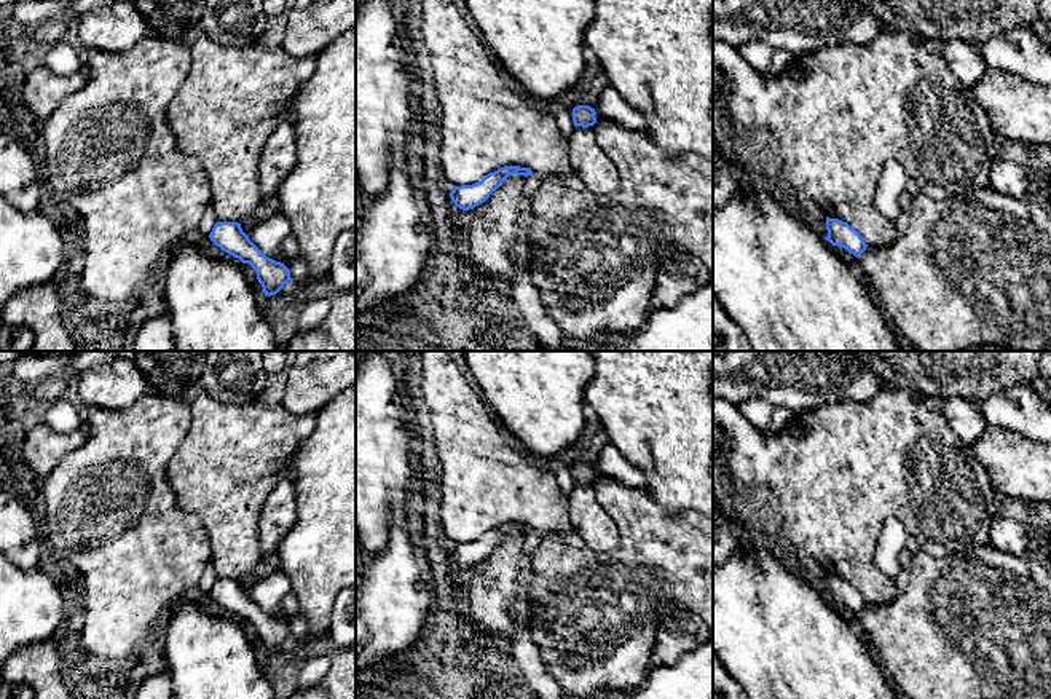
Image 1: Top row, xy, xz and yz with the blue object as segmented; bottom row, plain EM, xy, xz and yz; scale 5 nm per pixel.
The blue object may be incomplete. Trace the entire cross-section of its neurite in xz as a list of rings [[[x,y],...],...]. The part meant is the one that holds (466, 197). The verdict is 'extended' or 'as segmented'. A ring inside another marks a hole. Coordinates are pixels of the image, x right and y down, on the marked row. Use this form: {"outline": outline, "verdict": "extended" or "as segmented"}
{"outline": [[[504,166],[494,172],[490,172],[482,180],[472,185],[455,187],[450,193],[450,198],[459,209],[474,209],[475,206],[485,203],[490,198],[490,195],[496,188],[499,188],[509,176],[514,174],[528,177],[529,174],[533,174],[533,171],[520,166]]], "verdict": "as segmented"}

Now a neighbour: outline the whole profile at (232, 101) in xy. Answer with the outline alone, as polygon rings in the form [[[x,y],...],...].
[[[204,34],[190,46],[190,69],[183,83],[169,101],[166,121],[171,128],[177,148],[195,156],[206,172],[211,185],[211,206],[217,222],[238,222],[255,214],[260,192],[260,156],[274,129],[290,116],[290,102],[301,85],[316,72],[316,56],[293,57],[282,46],[263,45],[260,40],[242,46],[223,46]]]

